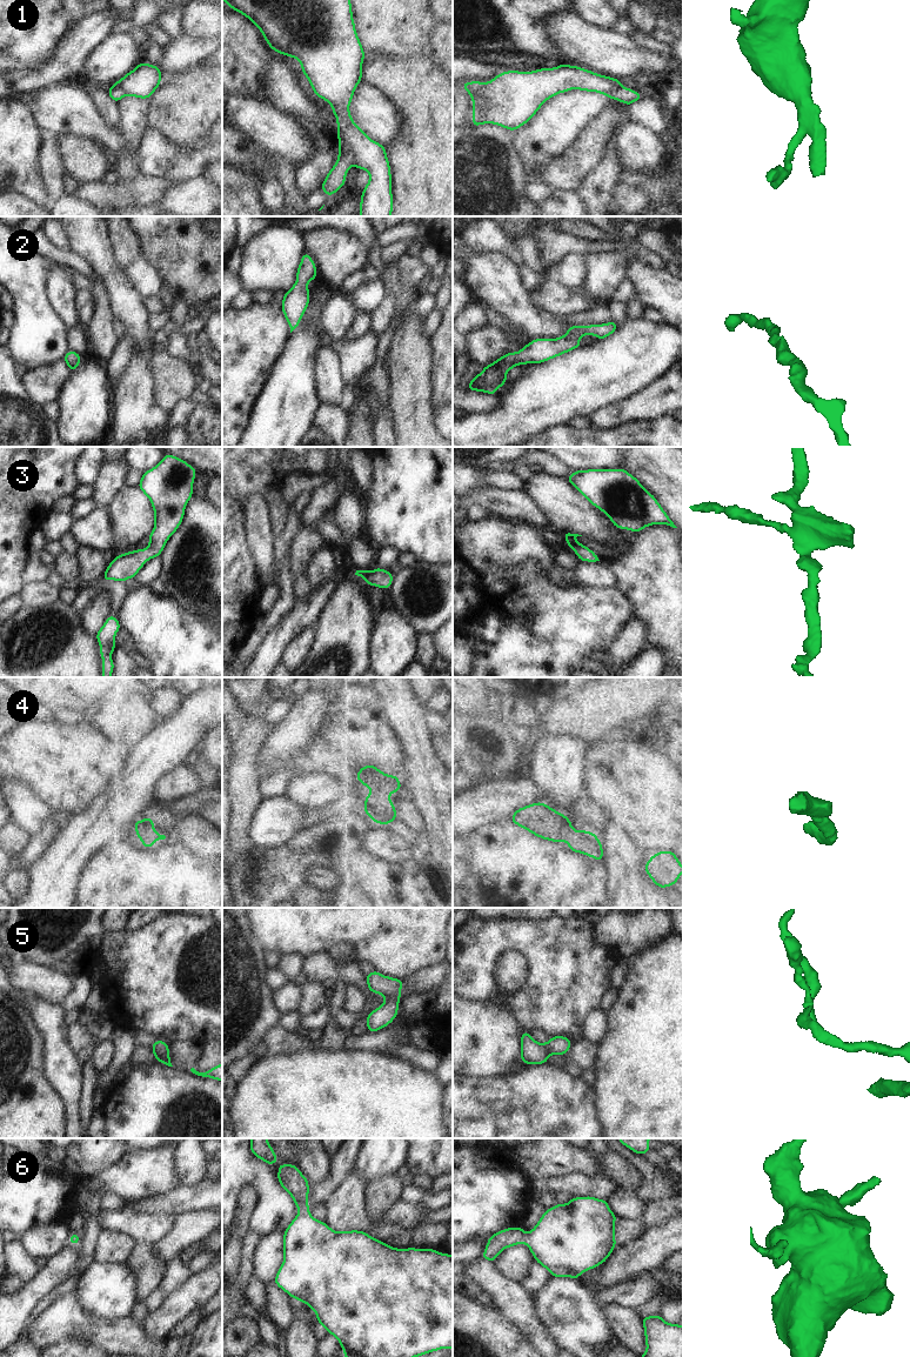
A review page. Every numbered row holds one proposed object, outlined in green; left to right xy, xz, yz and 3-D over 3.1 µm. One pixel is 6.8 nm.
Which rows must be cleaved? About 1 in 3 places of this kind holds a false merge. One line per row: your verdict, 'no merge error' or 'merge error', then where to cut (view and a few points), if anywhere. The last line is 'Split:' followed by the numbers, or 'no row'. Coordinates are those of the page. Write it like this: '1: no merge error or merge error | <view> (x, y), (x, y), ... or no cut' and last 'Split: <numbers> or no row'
1: merge error | xz (339, 146), (346, 146), (350, 151), (355, 165)
2: no merge error | no cut
3: no merge error | no cut
4: no merge error | no cut
5: no merge error | no cut
6: no merge error | no cut
Split: 1

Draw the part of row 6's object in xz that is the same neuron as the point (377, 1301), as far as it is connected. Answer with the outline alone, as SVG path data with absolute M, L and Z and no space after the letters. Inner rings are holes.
M281 1162L279 1164L277 1181L282 1189L290 1195L300 1212L283 1231L283 1263L273 1282L293 1299L310 1306L316 1313L316 1322L323 1325L326 1331L339 1341L344 1357L420 1357L441 1349L453 1349L453 1256L450 1254L441 1254L436 1249L396 1249L360 1230L341 1232L333 1230L323 1221L317 1221L309 1214L309 1183L296 1164L285 1165Z

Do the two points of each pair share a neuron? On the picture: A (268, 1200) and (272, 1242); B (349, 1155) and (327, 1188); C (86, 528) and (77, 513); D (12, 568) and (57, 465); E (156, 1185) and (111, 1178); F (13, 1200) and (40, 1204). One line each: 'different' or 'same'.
A: different
B: same
C: different
D: same
E: same
F: same

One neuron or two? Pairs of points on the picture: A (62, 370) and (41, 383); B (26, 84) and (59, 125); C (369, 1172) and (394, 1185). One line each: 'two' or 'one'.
A: one
B: two
C: two

